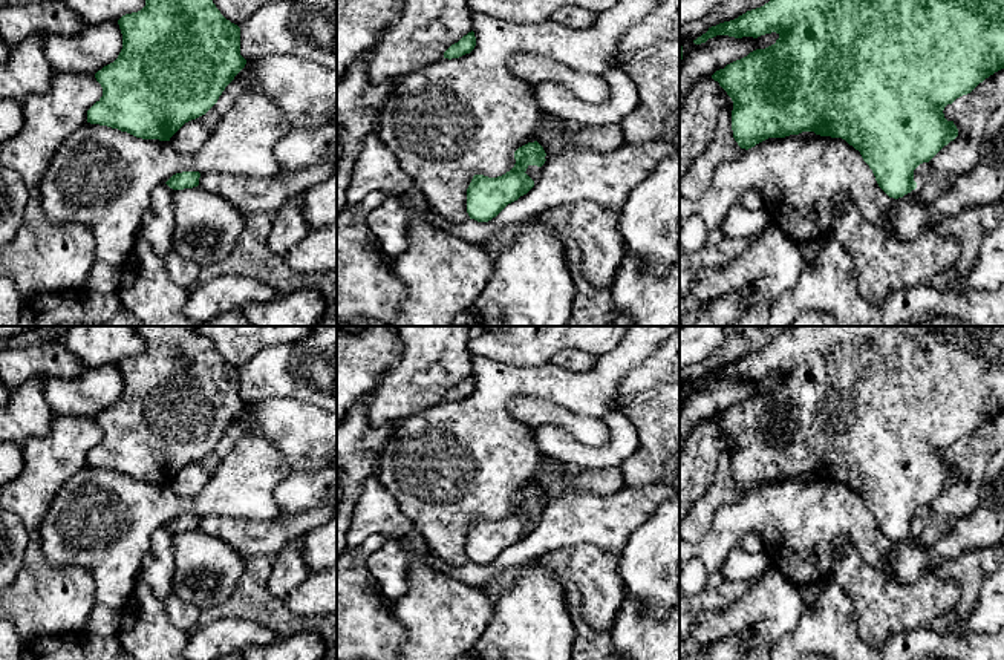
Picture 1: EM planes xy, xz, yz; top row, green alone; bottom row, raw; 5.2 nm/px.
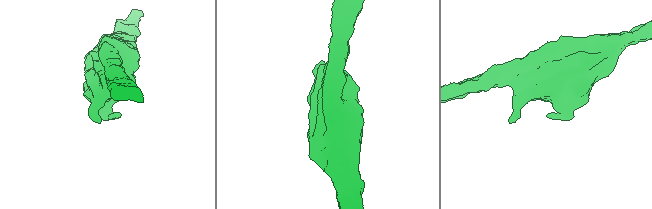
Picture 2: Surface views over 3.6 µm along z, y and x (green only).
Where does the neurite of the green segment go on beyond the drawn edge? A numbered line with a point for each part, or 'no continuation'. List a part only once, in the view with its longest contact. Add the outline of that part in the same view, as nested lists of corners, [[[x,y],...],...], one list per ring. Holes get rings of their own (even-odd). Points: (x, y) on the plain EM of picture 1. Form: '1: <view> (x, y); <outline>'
no continuation

